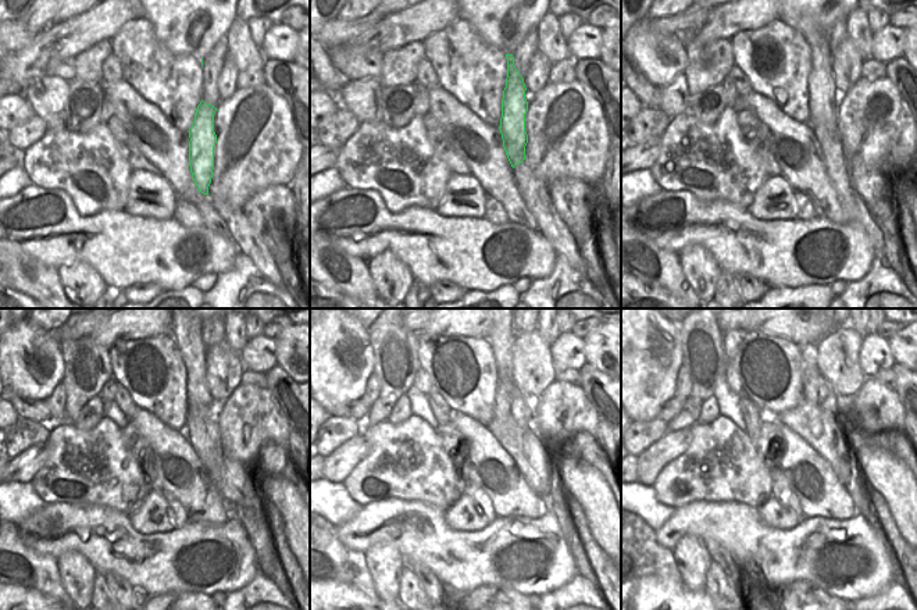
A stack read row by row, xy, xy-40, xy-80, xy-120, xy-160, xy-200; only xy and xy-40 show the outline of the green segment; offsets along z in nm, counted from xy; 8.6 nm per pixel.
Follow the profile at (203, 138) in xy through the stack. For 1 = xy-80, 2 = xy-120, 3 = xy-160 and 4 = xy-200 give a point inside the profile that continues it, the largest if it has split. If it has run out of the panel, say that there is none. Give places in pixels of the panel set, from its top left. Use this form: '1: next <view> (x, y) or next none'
1: next xy-80 (821, 86)
2: next xy-120 (188, 336)
3: next xy-160 (500, 338)
4: next xy-200 (809, 352)

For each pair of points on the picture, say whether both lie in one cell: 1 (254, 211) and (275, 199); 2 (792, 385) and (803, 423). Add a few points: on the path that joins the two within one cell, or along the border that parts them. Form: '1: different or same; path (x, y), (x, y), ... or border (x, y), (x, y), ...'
1: same; path (260, 211), (270, 204)
2: different; border (802, 398), (795, 406), (775, 416)

